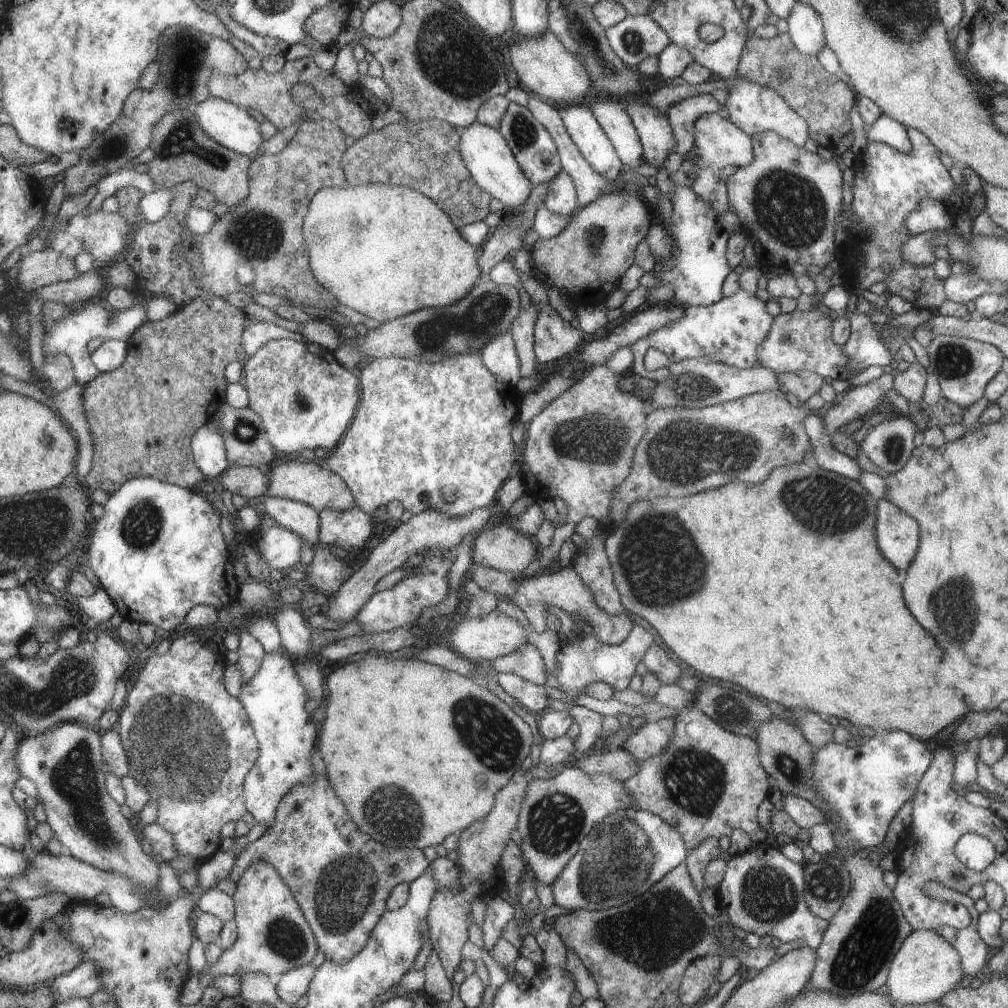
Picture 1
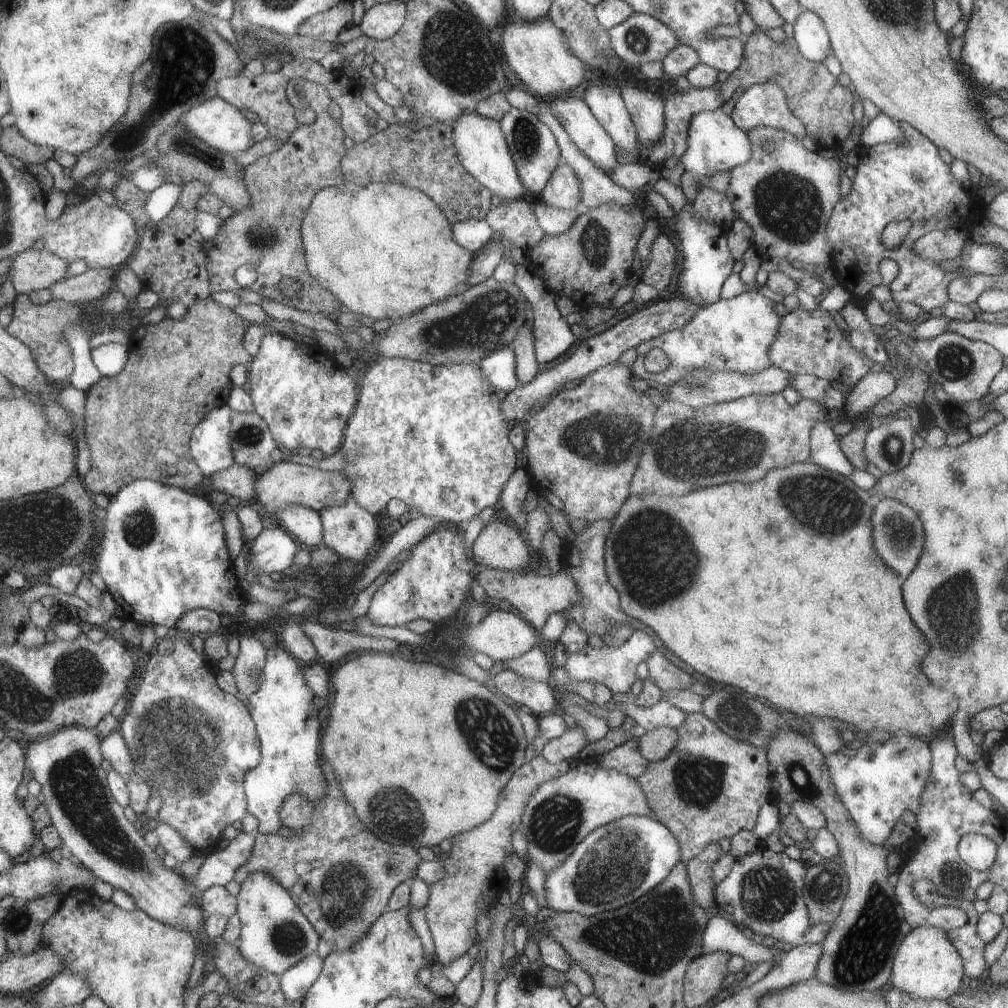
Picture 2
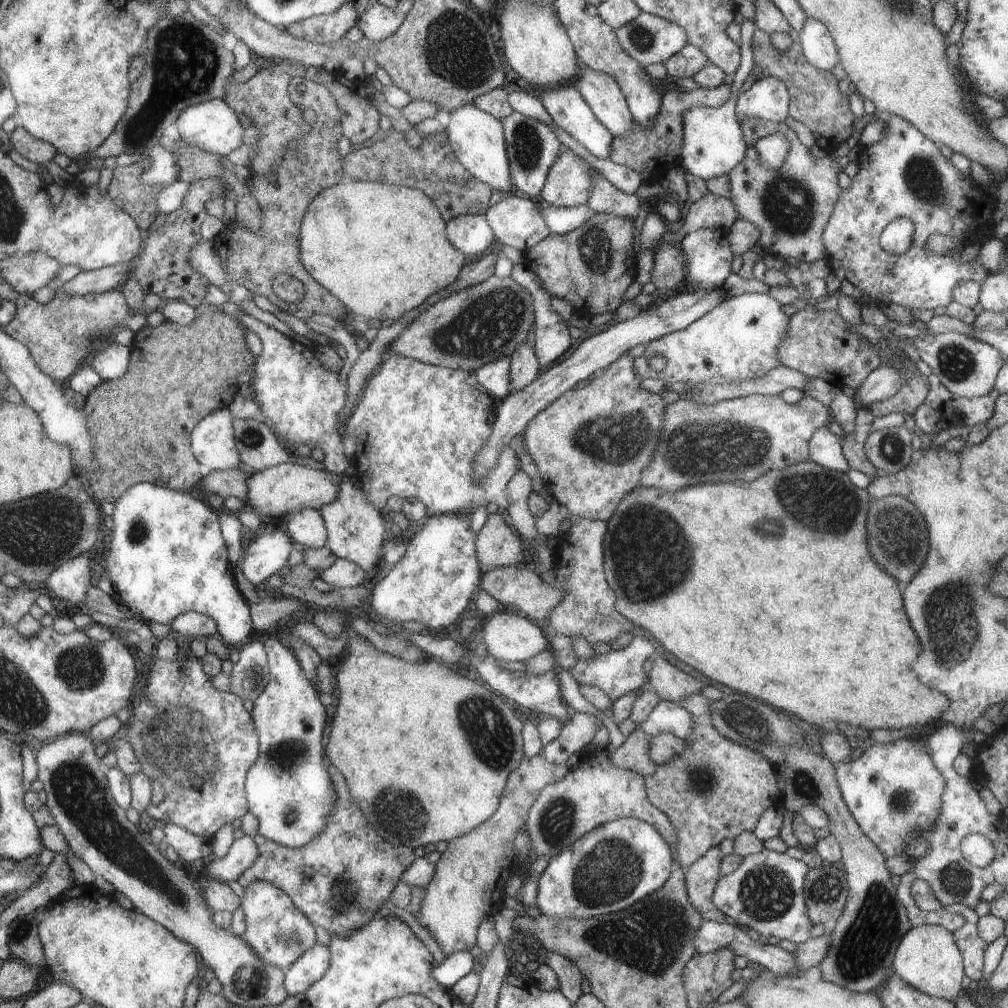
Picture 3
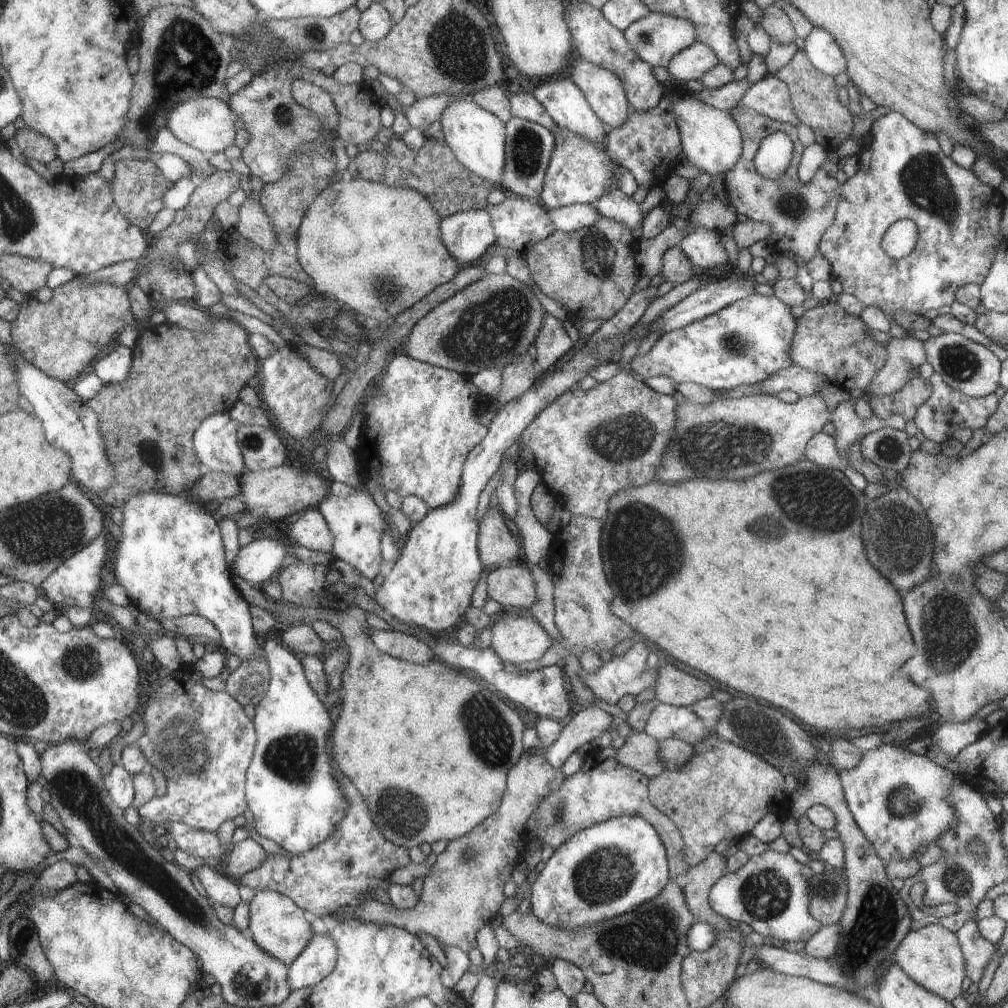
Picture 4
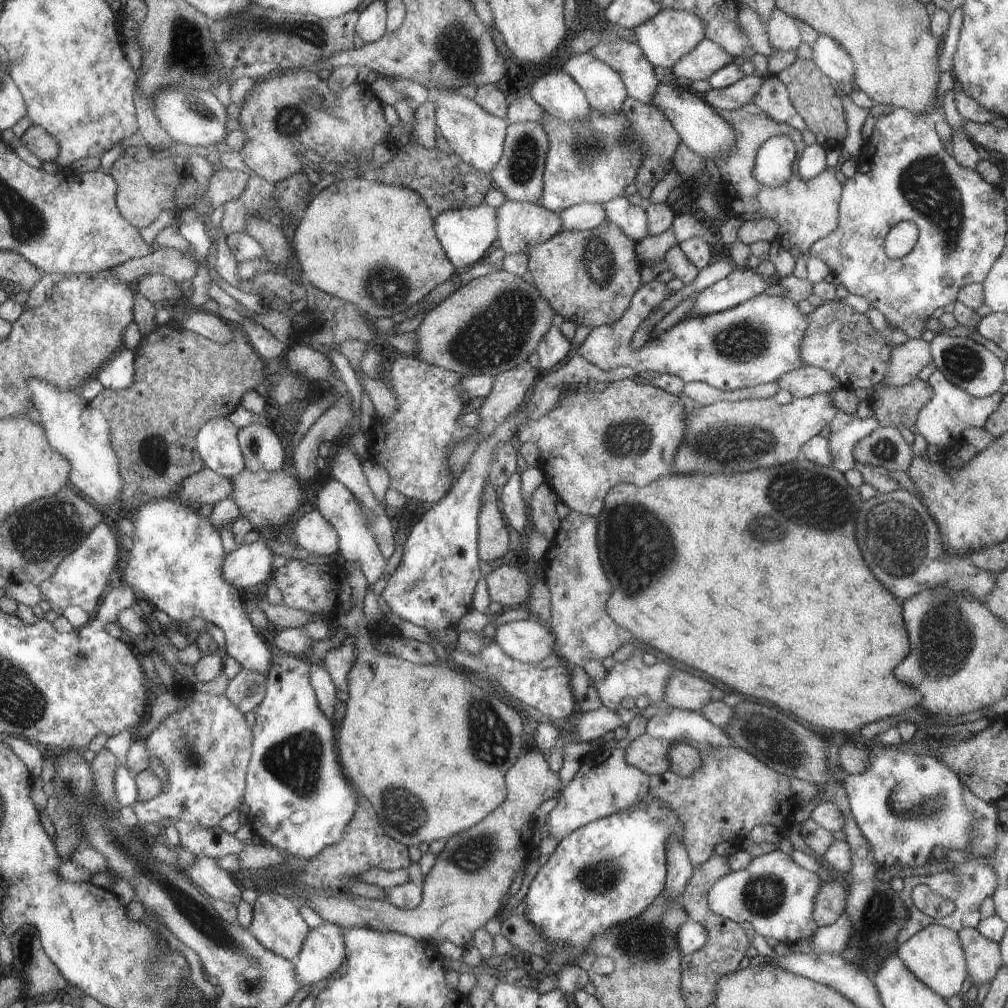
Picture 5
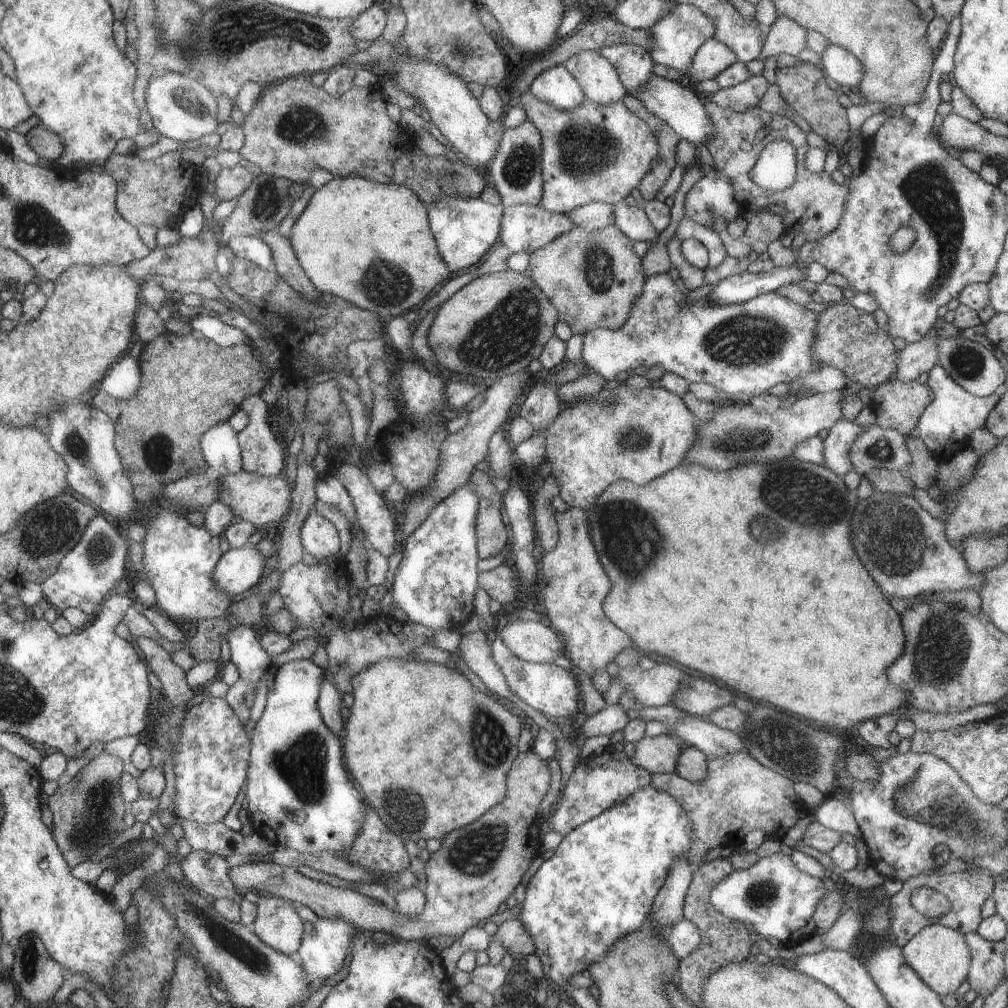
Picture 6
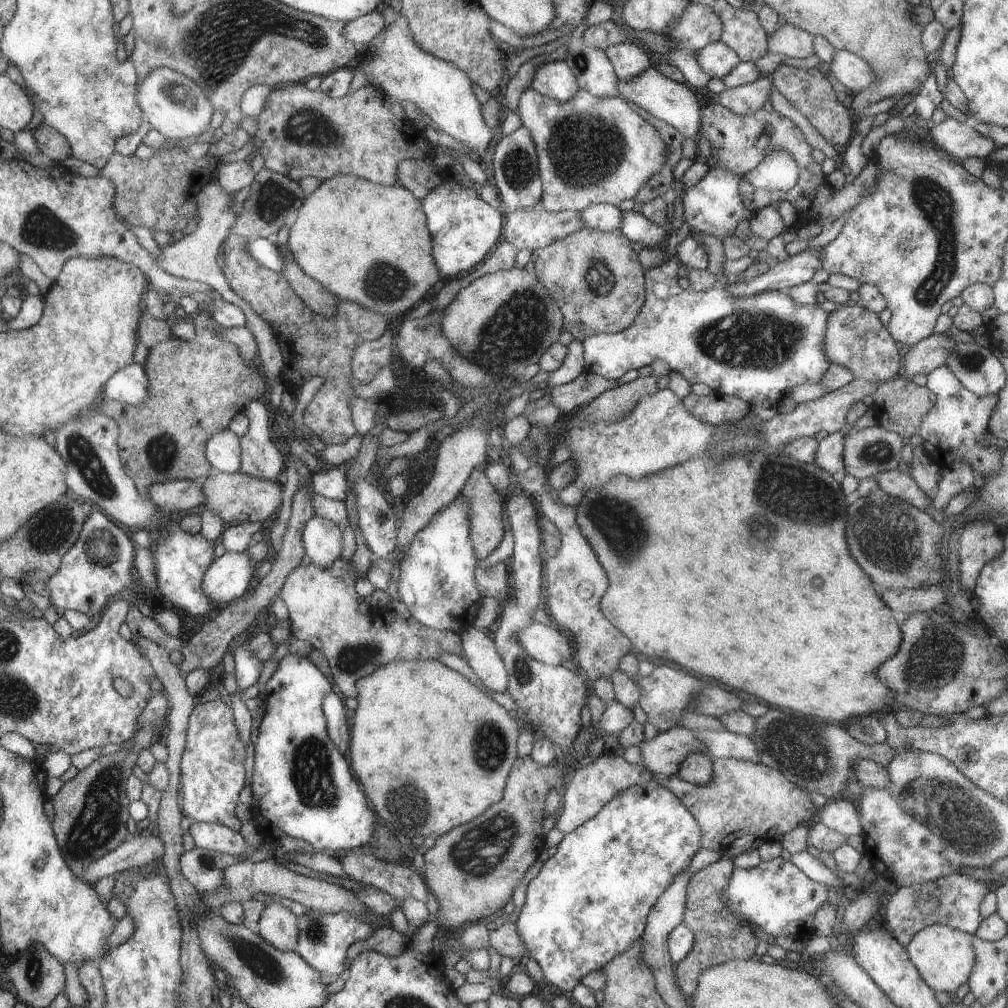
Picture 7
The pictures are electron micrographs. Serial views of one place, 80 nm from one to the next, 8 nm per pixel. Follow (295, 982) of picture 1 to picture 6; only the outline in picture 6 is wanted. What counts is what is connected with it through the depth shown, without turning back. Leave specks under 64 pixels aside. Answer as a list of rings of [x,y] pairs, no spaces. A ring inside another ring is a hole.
[[[317,917],[316,920],[307,922],[303,945],[291,957],[307,971],[310,982],[314,982],[316,978],[330,978],[342,970],[346,962],[346,950],[350,948],[352,938],[360,932],[351,922],[346,922],[344,919]]]

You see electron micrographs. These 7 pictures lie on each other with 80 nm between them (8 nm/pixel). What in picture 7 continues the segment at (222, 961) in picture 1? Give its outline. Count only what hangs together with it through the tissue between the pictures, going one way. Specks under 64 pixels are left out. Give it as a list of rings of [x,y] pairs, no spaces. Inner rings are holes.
[[[272,898],[265,903],[265,909],[259,918],[260,936],[281,951],[294,951],[298,948],[299,934],[296,914]]]

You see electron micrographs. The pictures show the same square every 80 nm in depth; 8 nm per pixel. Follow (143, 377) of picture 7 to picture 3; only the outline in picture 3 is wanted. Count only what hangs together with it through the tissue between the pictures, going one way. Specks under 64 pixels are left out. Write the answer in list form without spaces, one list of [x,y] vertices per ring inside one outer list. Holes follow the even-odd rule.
[[[116,342],[103,344],[90,360],[92,366],[104,381],[121,379],[129,369],[132,348],[120,345]]]

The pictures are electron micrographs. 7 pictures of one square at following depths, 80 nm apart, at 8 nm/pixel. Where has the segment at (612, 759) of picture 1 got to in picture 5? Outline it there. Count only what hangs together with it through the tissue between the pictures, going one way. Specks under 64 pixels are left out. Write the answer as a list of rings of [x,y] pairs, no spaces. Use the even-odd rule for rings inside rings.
[[[648,733],[635,738],[625,749],[625,758],[632,766],[645,773],[661,775],[671,768],[669,753],[673,744],[669,740],[652,738]]]

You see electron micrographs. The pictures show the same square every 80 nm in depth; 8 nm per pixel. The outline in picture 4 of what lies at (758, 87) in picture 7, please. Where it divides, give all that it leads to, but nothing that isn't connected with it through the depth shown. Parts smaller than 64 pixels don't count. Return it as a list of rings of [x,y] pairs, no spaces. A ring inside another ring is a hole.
[[[748,77],[741,80],[736,79],[717,89],[705,87],[697,97],[704,104],[716,107],[721,111],[730,111],[739,105],[741,98],[749,91],[752,84]]]

